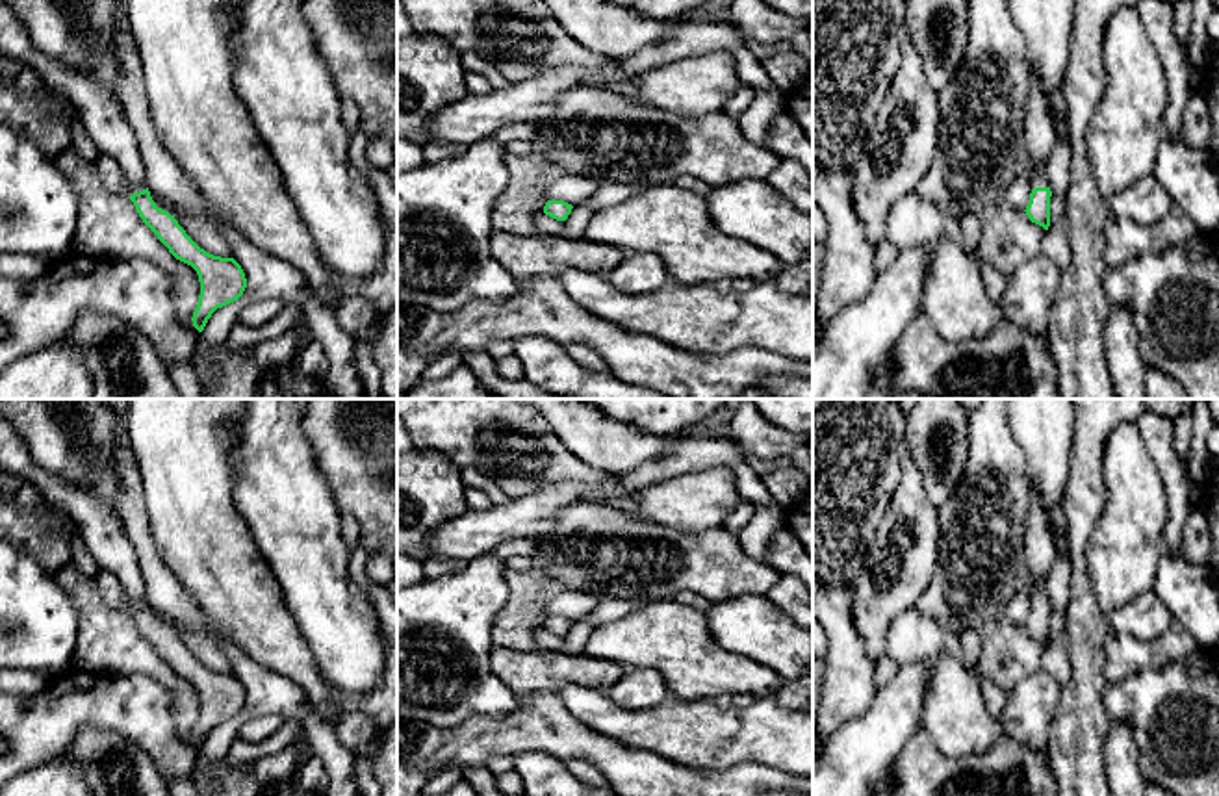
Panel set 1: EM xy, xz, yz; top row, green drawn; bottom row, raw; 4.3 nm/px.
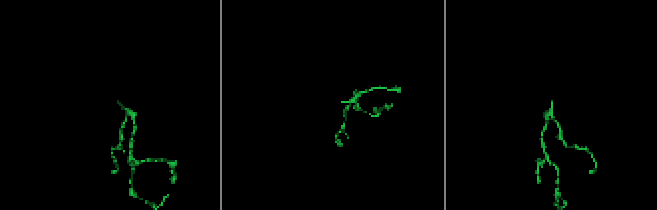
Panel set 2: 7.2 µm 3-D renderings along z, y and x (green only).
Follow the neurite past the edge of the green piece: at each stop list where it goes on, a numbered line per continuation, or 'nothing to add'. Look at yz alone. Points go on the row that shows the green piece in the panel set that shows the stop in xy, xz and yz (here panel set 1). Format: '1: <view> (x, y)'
1: yz (1034, 171)

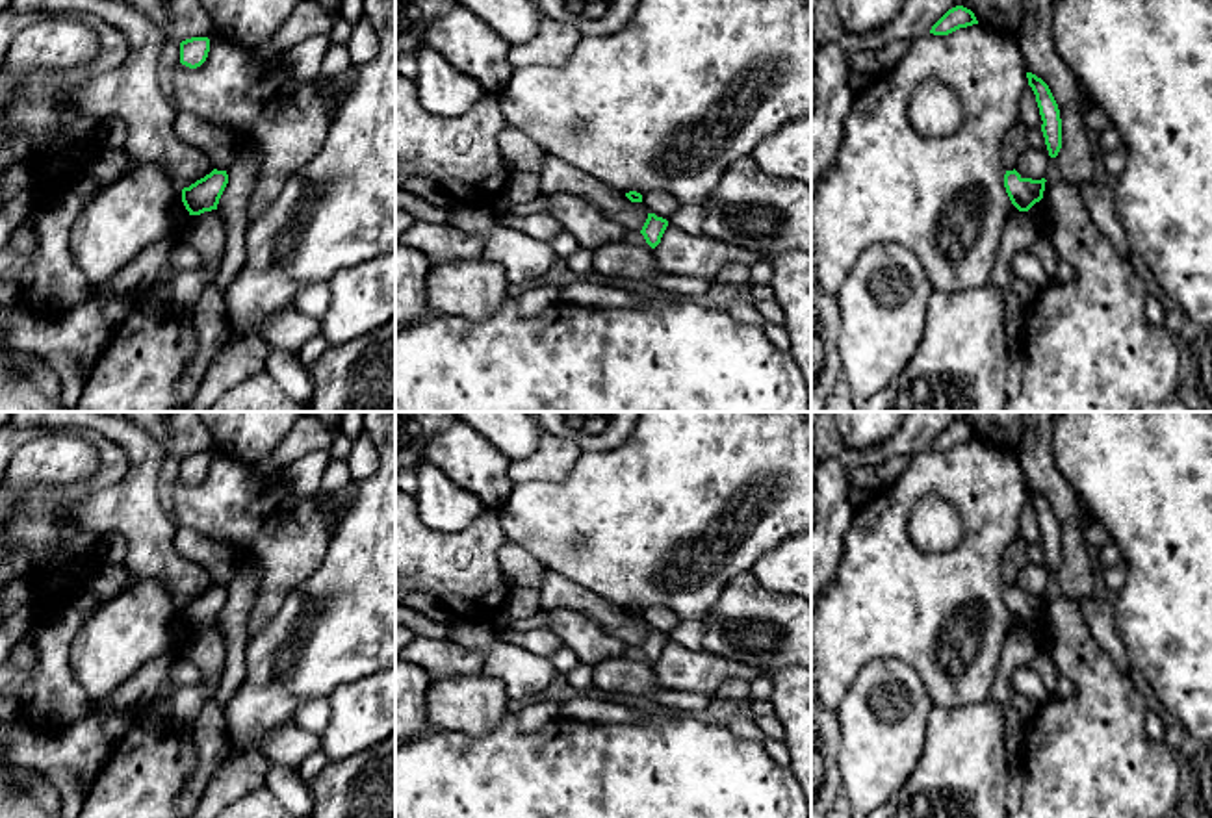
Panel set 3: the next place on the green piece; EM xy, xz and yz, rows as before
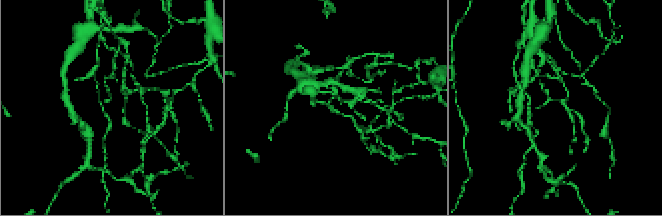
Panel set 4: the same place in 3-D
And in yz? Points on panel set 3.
nothing to add

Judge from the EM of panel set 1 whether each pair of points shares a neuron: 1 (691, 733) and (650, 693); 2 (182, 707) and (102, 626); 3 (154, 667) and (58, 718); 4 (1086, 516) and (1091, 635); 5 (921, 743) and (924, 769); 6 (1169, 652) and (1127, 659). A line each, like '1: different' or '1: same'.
1: different
2: same
3: different
4: same
5: same
6: same

